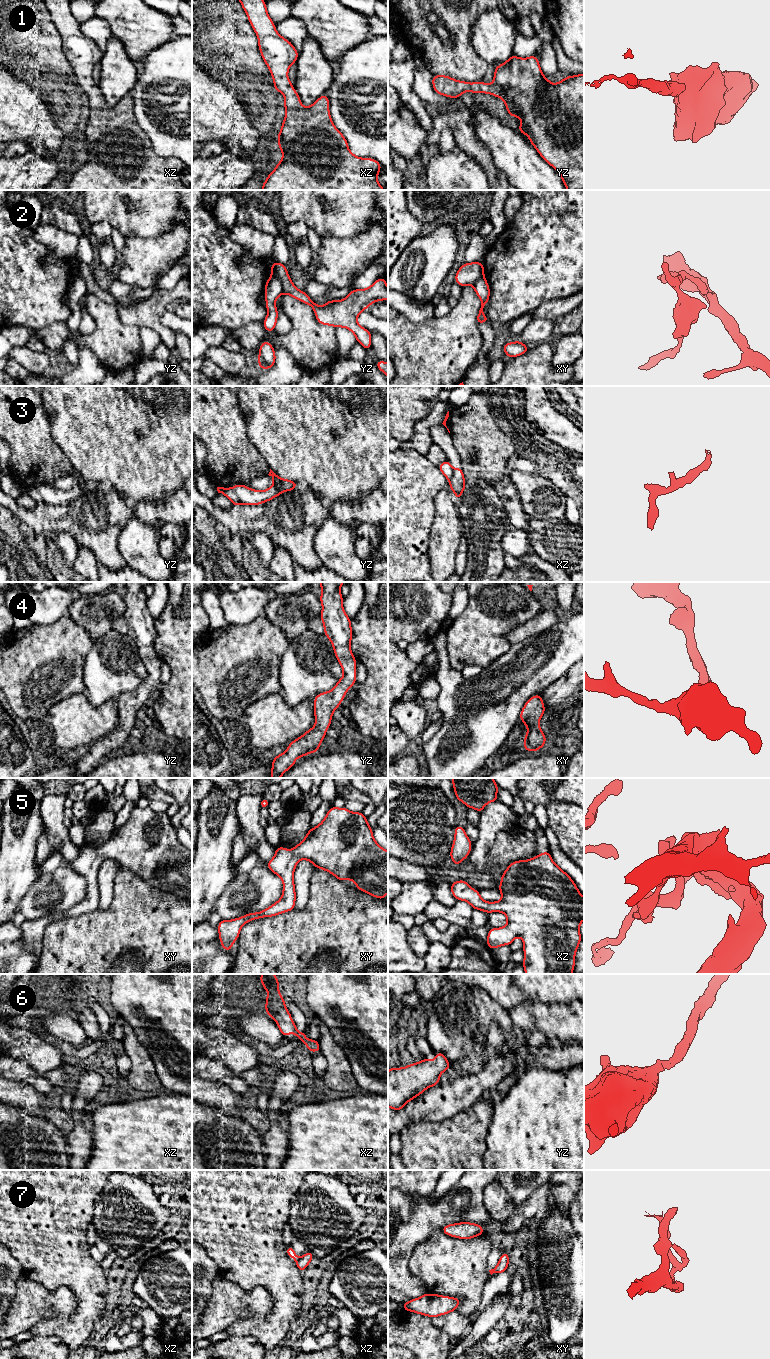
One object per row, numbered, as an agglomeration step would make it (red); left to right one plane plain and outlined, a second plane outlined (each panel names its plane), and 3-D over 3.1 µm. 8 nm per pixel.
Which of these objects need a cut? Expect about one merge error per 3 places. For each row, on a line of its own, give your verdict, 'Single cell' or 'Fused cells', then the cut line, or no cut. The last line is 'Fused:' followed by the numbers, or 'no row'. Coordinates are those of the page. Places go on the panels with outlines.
1: Single cell. No split
2: Fused cells. Split along yz (272, 275), (280, 281), (283, 292)
3: Fused cells. Split along yz (280, 478), (280, 488), (283, 491)
4: Single cell. No split
5: Single cell. No split
6: Single cell. No split
7: Fused cells. Split along xz (299, 1259), (296, 1262)
Fused: 2, 3, 7

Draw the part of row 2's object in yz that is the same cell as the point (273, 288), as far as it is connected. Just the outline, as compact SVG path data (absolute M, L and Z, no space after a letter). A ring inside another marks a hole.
M271 276L265 283L264 291L268 315L265 317L263 325L268 333L275 330L278 318L278 309L276 308L275 302L282 294L283 286L281 281L277 277Z

